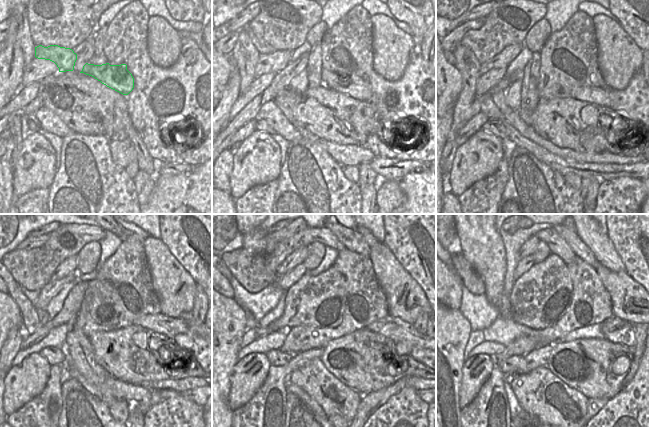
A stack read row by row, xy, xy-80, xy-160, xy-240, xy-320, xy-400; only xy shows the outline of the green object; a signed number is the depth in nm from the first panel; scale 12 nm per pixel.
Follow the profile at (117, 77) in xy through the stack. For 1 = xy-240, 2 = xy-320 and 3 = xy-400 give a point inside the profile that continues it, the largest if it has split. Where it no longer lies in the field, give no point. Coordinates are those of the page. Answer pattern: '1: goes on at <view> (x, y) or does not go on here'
1: goes on at xy-240 (170, 326)
2: goes on at xy-320 (394, 328)
3: goes on at xy-400 (616, 330)

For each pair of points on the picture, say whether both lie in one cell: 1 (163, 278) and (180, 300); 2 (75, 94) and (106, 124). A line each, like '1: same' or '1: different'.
1: same
2: same

